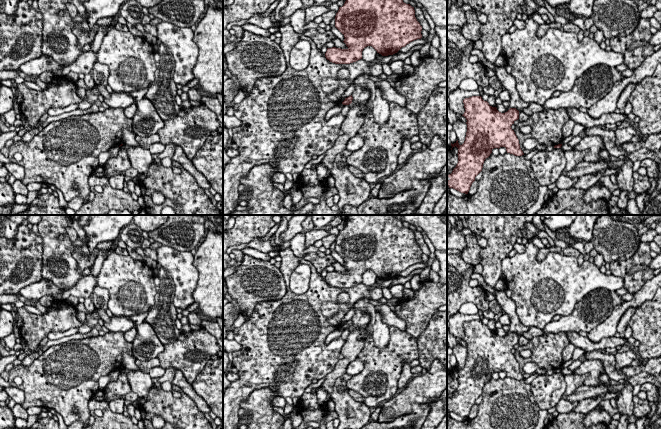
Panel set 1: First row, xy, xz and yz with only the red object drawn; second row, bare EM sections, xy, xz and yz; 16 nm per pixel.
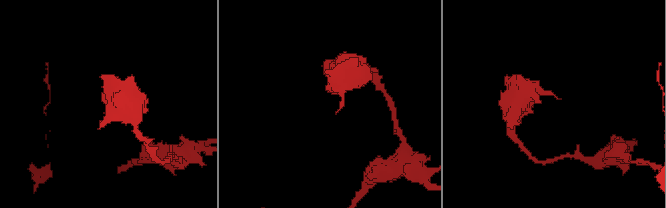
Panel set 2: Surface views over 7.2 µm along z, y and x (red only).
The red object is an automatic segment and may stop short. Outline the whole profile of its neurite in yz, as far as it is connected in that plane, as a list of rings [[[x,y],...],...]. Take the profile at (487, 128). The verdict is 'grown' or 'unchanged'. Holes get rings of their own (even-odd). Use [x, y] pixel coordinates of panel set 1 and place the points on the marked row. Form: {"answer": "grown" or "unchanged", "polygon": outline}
{"answer": "unchanged", "polygon": [[[481,96],[463,100],[467,120],[467,132],[462,145],[458,140],[451,146],[458,148],[458,163],[447,180],[449,188],[468,194],[475,177],[482,171],[486,158],[494,148],[505,147],[507,153],[524,155],[519,140],[511,128],[519,119],[519,111],[510,108],[501,113],[489,105]]]}

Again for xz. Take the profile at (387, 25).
{"answer": "unchanged", "polygon": [[[346,0],[344,5],[342,7],[339,7],[338,12],[336,13],[335,27],[344,35],[345,39],[343,42],[348,47],[347,49],[341,49],[336,47],[327,48],[325,57],[327,60],[335,64],[350,64],[362,59],[362,51],[367,46],[372,46],[377,51],[377,53],[381,54],[382,56],[388,56],[397,53],[402,47],[405,47],[410,42],[422,38],[422,26],[415,17],[414,7],[412,7],[410,4],[404,3],[403,0]]]}

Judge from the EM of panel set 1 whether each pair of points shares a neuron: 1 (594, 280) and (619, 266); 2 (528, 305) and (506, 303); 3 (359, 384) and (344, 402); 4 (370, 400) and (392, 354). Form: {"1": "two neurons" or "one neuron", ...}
{"1": "two neurons", "2": "two neurons", "3": "two neurons", "4": "one neuron"}

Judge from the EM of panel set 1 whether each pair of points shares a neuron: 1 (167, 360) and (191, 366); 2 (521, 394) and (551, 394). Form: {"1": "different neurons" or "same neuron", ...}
{"1": "same neuron", "2": "different neurons"}

